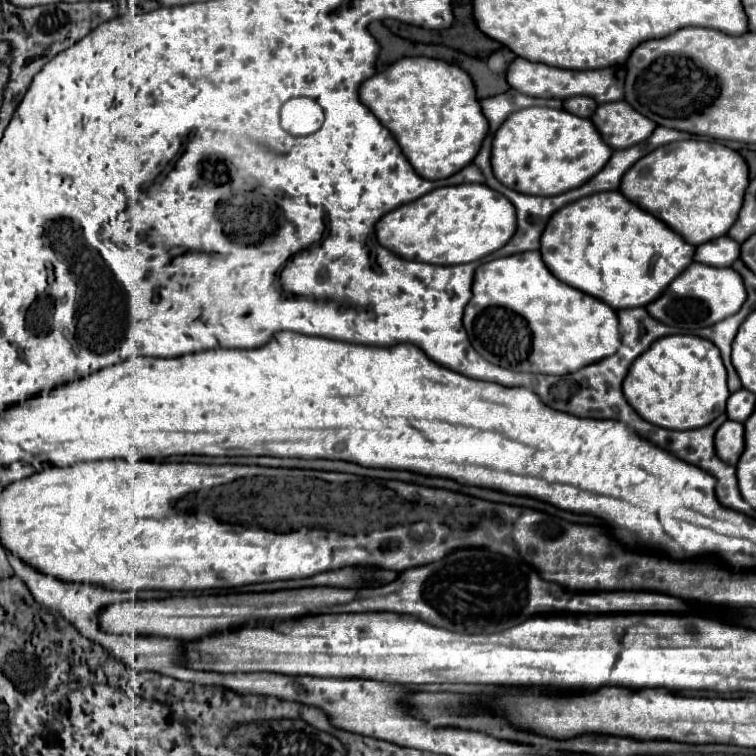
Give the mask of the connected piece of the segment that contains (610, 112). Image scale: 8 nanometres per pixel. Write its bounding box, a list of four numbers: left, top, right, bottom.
[592,100,654,150]

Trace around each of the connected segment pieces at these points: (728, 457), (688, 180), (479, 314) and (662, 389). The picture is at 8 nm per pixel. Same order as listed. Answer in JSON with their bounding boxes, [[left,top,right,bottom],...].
[[714,420,744,466],[620,140,748,246],[464,252,620,374],[622,334,730,430]]

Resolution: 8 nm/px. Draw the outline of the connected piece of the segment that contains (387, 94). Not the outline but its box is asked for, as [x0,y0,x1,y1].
[360,58,488,180]

